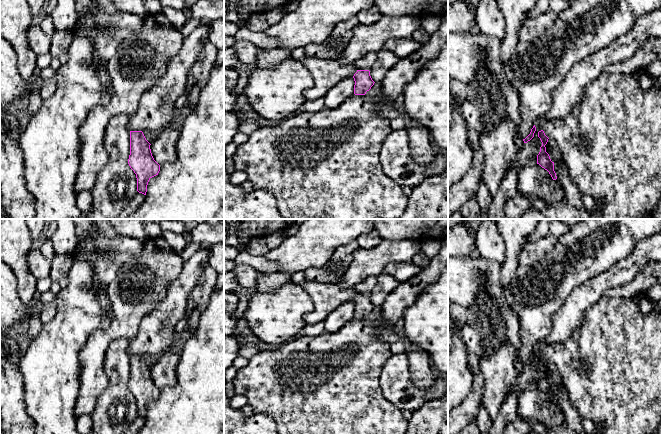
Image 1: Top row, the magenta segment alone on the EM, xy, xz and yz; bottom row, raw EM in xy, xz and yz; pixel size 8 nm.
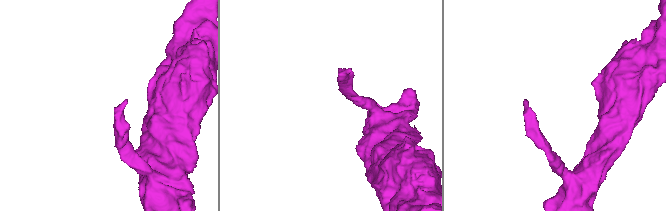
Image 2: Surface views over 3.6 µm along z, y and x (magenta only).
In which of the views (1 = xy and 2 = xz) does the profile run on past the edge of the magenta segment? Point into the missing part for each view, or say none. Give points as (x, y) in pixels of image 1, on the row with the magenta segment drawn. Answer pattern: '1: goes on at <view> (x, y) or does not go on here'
1: does not go on here
2: goes on at xz (365, 63)

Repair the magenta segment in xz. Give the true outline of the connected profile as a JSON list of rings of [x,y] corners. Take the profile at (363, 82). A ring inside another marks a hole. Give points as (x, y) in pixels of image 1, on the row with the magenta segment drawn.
[[[371,52],[367,53],[363,58],[355,61],[353,63],[357,72],[354,74],[353,78],[355,81],[354,94],[355,95],[365,95],[367,91],[371,89],[374,85],[374,81],[370,76],[370,69],[377,60],[377,53]]]

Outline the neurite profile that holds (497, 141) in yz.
[[[502,119],[495,124],[485,123],[484,130],[479,139],[485,161],[482,180],[492,197],[497,193],[502,178],[509,171],[511,163],[519,152],[515,144],[515,136],[517,134],[518,126],[510,119]]]

